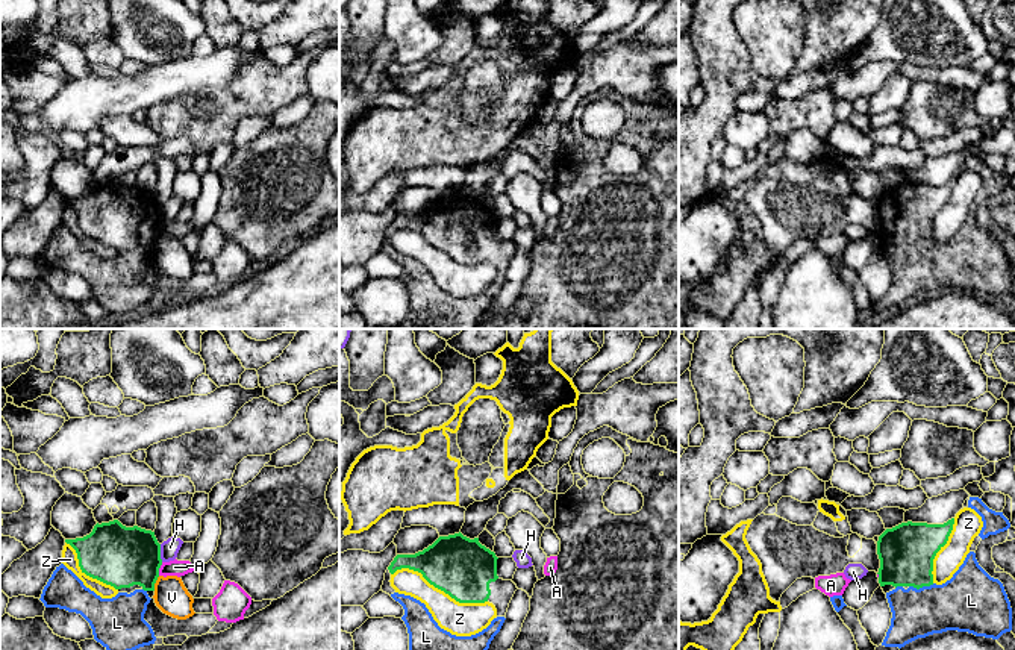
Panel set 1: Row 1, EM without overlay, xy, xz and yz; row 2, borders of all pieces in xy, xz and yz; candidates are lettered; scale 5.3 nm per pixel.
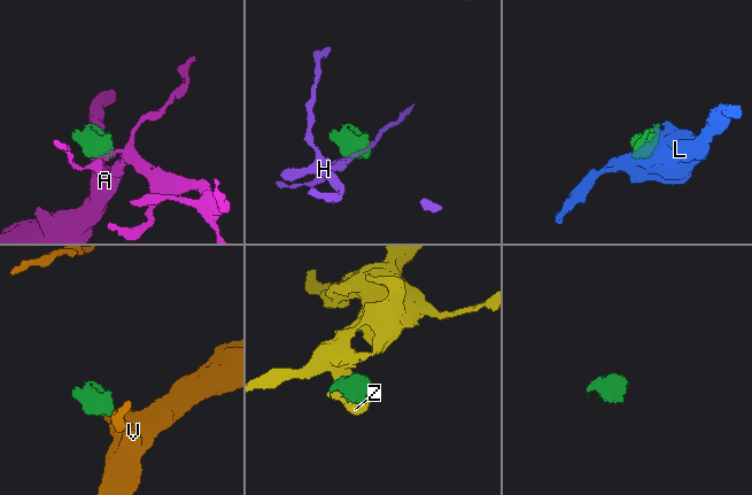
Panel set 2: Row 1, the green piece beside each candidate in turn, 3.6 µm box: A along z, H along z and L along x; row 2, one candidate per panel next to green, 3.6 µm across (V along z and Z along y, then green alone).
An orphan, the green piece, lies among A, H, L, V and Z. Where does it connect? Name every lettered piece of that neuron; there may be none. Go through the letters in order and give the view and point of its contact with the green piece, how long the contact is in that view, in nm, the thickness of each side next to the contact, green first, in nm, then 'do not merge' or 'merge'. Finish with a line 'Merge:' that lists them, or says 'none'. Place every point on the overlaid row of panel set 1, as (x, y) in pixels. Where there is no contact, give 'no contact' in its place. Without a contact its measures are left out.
A: xy (159, 567) | 80 nm | 320/80 nm | do not merge
H: xy (159, 553) | 100 nm | 320/100 nm | do not merge
L: yz (921, 587) | 140 nm | 300/300 nm | merge
V: xy (155, 582) | 90 nm | 320/180 nm | do not merge
Z: xz (440, 588) | 550 nm | 320/180 nm | do not merge
Merge: L

